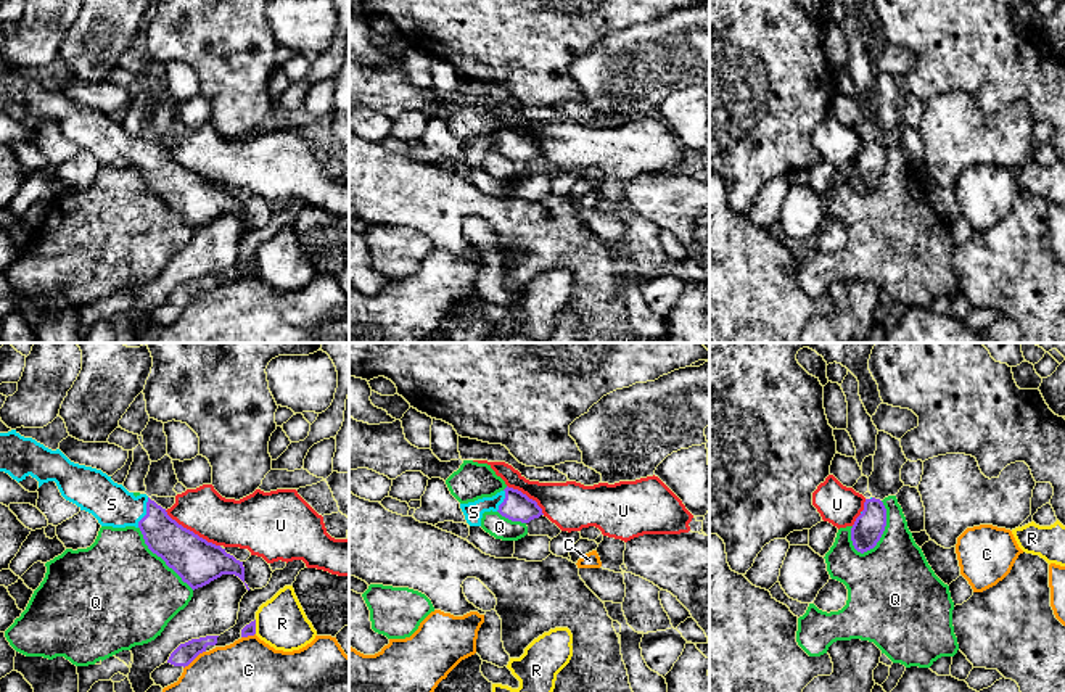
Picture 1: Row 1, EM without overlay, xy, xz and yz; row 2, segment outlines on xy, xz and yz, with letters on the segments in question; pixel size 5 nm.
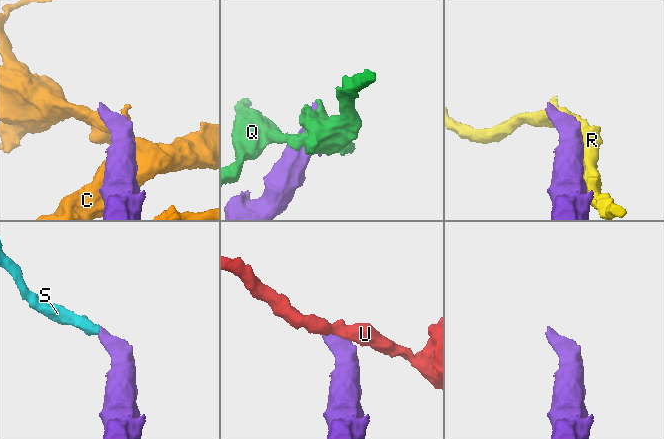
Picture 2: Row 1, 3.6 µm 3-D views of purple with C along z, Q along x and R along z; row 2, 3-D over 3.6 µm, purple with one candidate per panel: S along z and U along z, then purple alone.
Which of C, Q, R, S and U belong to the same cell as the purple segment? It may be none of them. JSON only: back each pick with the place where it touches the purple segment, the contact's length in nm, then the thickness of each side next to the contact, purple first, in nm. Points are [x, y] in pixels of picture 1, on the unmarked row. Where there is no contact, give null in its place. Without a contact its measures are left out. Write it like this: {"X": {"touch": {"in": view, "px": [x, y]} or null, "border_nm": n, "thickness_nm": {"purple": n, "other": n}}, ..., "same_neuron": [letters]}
{"S": {"touch": {"in": "xy", "px": [147, 152]}, "border_nm": 160, "thickness_nm": {"purple": 200, "other": 220}}, "same_neuron": ["S"]}

